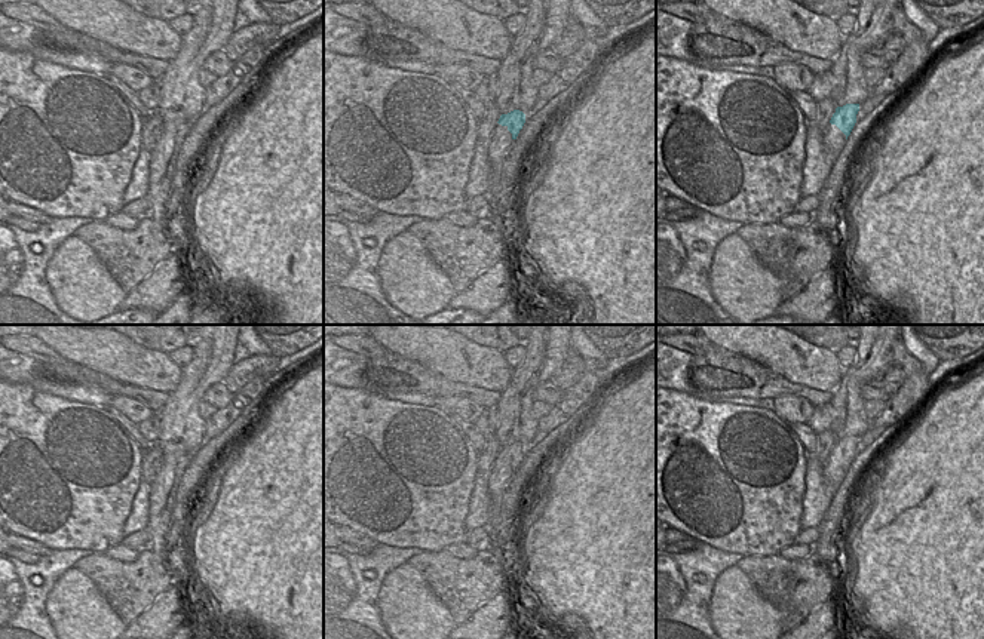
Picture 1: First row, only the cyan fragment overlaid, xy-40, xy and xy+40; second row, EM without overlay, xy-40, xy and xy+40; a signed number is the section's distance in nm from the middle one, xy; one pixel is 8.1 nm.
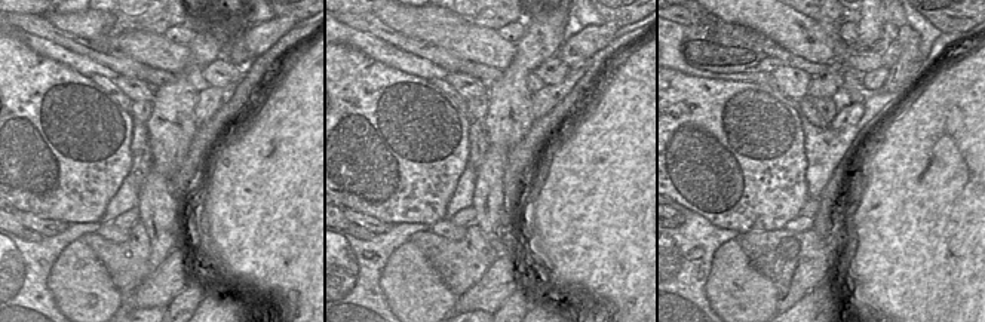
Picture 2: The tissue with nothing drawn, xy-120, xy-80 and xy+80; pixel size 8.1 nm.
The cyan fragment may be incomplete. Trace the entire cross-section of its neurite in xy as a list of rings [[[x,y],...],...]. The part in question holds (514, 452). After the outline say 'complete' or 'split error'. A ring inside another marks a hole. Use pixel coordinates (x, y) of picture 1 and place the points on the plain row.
[[[519,442],[500,448],[488,477],[490,519],[499,514],[503,494],[524,455],[525,446]]]; split error

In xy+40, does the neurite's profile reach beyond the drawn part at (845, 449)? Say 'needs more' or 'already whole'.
needs more

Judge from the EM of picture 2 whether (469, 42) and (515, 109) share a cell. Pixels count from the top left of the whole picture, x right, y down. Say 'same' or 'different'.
different

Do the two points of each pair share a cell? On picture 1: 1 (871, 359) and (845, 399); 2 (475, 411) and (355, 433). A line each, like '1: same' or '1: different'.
1: same
2: different

